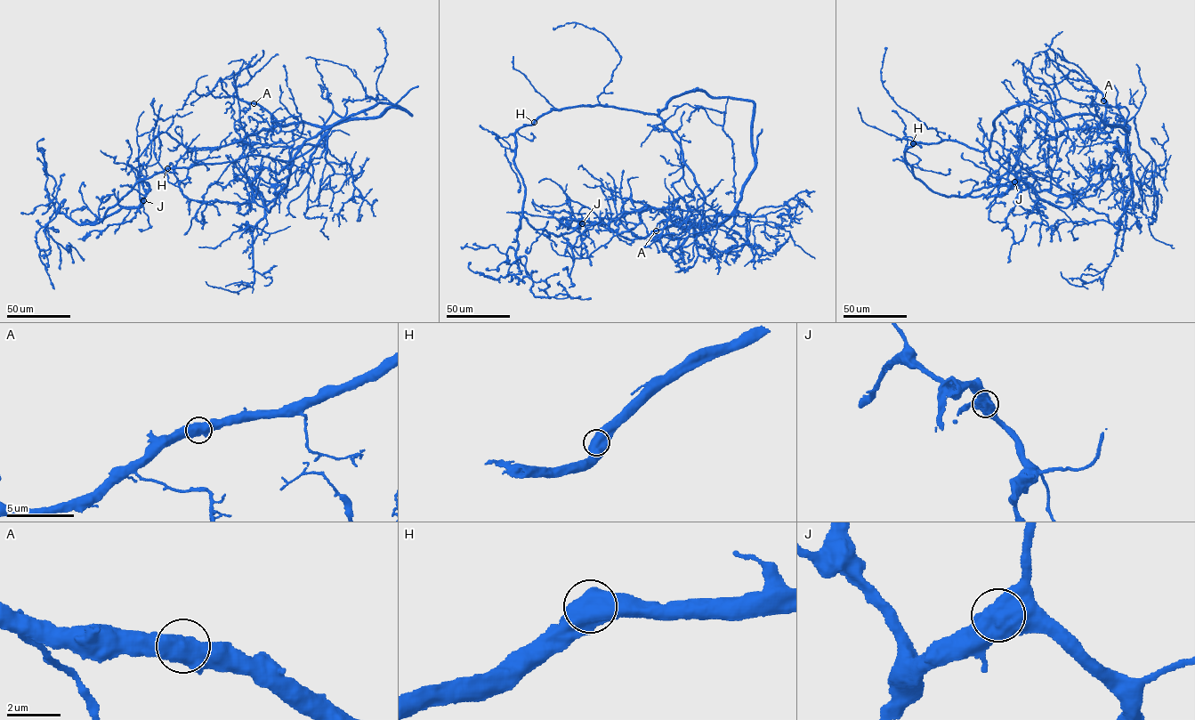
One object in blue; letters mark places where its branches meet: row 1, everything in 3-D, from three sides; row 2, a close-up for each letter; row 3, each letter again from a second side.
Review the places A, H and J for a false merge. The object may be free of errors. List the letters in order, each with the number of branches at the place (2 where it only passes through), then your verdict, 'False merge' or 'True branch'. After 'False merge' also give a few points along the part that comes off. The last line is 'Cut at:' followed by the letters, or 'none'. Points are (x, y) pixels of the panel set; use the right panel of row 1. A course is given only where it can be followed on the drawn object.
A: Branches: 2. True branch
H: Branches: 2. True branch
J: Branches: 2. True branch
Cut at: none

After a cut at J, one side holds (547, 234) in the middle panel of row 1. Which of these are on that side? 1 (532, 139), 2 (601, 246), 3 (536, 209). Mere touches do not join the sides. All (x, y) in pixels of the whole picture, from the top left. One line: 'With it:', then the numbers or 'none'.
With it: none

